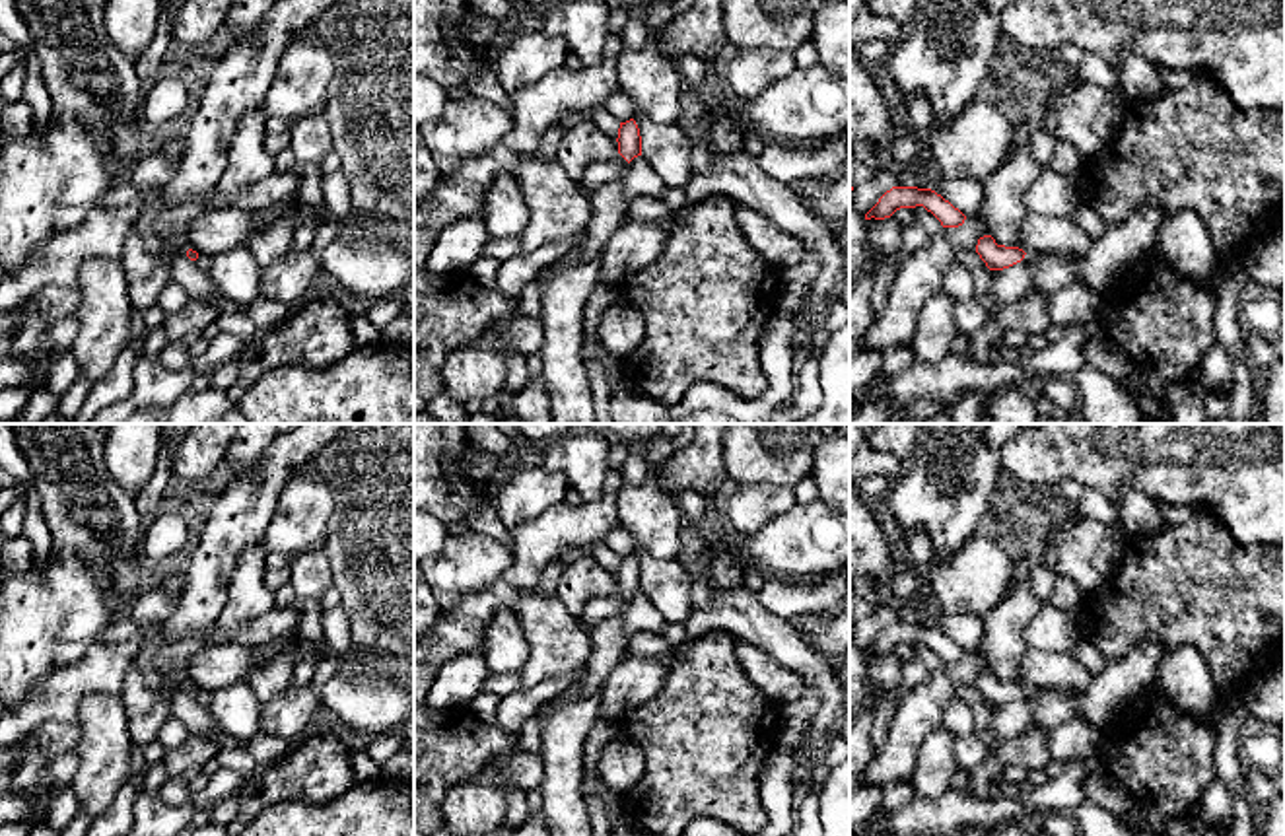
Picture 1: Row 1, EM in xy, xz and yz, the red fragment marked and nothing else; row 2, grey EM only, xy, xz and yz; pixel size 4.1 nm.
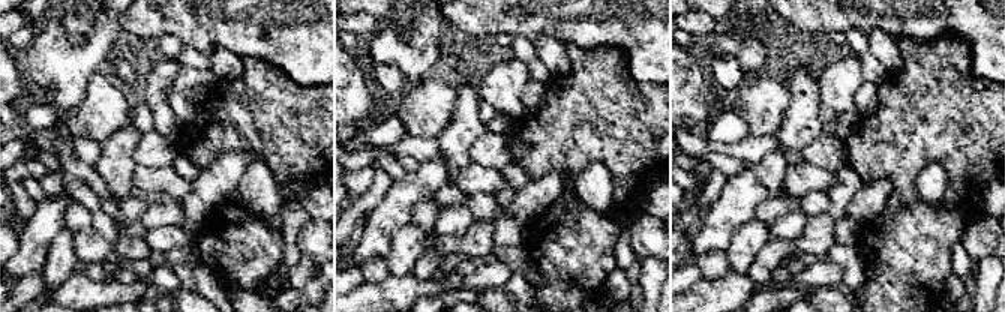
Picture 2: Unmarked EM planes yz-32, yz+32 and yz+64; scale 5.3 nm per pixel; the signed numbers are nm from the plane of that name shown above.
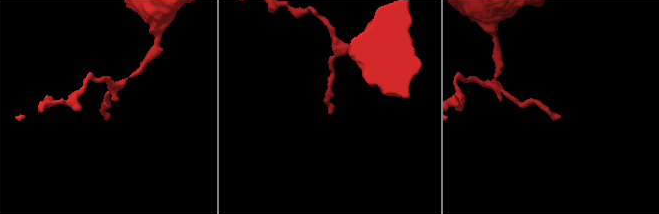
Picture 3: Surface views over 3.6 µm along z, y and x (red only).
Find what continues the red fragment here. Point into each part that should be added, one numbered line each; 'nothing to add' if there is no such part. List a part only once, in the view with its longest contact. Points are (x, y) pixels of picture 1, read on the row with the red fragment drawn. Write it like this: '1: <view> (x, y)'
nothing to add

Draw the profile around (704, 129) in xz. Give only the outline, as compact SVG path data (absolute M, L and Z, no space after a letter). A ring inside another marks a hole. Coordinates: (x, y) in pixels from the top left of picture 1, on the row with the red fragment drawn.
M712 109L706 111L704 119L692 126L690 130L684 130L686 142L692 148L696 142L708 142L712 140L713 126L717 119Z

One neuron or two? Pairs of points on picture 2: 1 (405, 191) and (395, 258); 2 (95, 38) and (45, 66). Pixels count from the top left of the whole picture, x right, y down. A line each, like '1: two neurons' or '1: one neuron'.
1: two neurons
2: one neuron

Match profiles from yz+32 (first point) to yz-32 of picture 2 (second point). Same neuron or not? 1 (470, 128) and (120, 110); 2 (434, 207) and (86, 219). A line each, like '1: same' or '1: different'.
1: different
2: same

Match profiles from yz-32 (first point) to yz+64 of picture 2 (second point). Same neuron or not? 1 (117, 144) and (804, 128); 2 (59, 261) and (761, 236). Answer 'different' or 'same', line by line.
1: same
2: same

